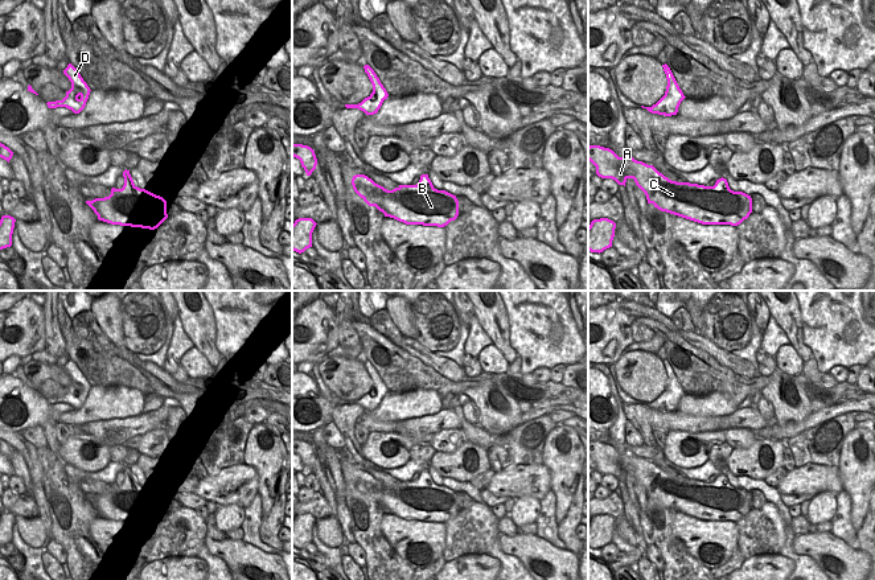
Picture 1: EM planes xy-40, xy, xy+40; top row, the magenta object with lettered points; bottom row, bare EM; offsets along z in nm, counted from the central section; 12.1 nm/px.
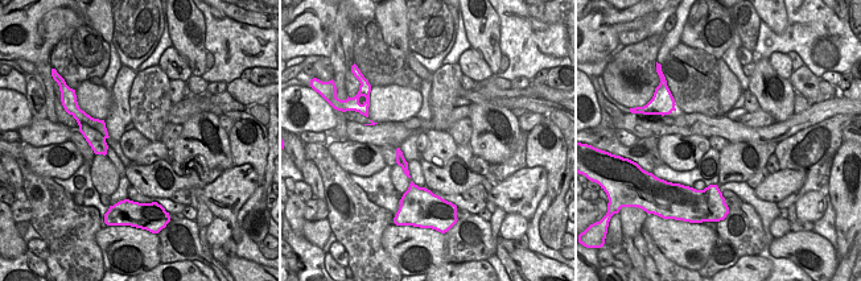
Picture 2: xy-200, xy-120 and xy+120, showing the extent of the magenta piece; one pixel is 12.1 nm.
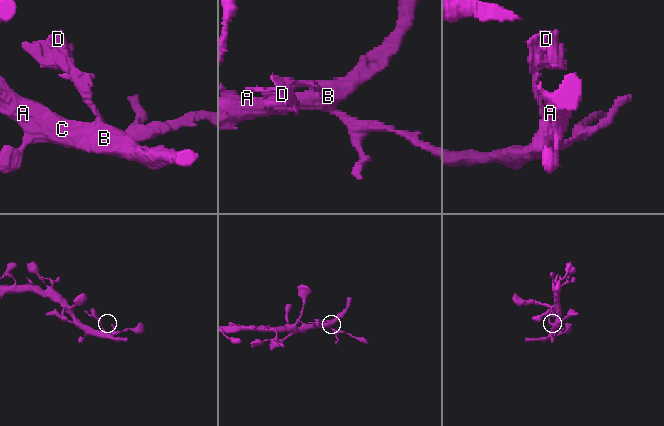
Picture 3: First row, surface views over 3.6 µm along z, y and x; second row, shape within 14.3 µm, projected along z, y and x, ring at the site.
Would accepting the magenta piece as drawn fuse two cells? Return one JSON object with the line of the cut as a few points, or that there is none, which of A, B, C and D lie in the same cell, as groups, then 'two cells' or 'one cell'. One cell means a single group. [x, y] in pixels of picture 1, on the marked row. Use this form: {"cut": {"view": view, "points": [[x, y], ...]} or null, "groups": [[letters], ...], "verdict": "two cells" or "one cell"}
{"cut": null, "groups": [["A", "B", "C", "D"]], "verdict": "one cell"}

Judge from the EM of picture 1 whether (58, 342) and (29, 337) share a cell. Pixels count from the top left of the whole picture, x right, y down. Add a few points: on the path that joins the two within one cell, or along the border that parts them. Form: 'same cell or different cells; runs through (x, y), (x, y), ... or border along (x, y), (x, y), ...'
different cells; border along (41, 309), (45, 349)

